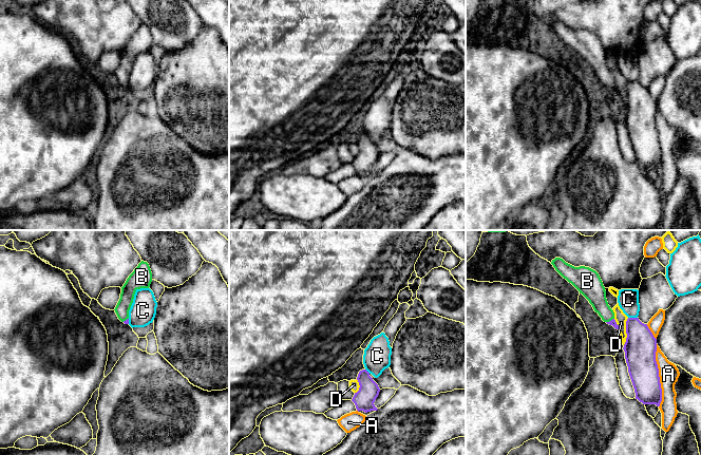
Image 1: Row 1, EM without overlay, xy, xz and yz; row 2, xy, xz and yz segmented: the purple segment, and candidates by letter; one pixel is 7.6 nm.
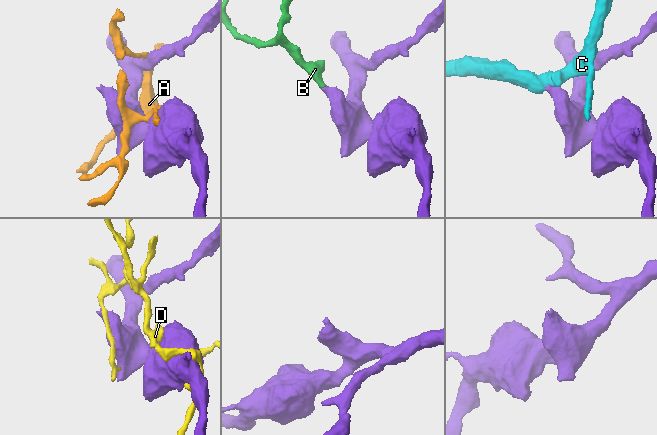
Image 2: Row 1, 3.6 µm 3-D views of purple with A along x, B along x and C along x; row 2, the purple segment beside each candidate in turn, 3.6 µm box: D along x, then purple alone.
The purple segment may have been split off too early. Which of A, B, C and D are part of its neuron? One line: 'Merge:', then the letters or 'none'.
Merge: B

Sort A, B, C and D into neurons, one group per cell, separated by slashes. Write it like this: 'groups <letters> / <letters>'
groups A / B / C / D

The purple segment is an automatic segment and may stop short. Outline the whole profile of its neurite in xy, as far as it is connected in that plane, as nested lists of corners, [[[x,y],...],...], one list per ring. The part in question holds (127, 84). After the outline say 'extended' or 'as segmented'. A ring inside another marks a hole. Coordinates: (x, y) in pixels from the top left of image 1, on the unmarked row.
[[[141,24],[121,51],[120,62],[114,73],[121,86],[129,88],[129,74],[135,55],[140,52],[149,52],[151,45],[152,36],[150,30],[147,25]]]; extended

